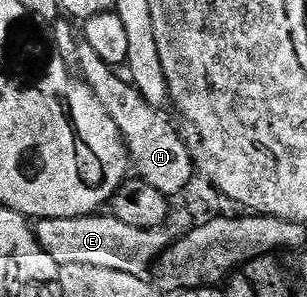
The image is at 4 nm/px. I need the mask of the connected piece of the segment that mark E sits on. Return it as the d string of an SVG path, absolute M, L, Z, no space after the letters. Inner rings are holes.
M100 212L76 218L40 218L34 227L41 248L57 260L59 267L69 264L90 264L93 268L113 268L113 272L146 275L173 243L173 235L166 225L151 230L133 228L110 213Z

